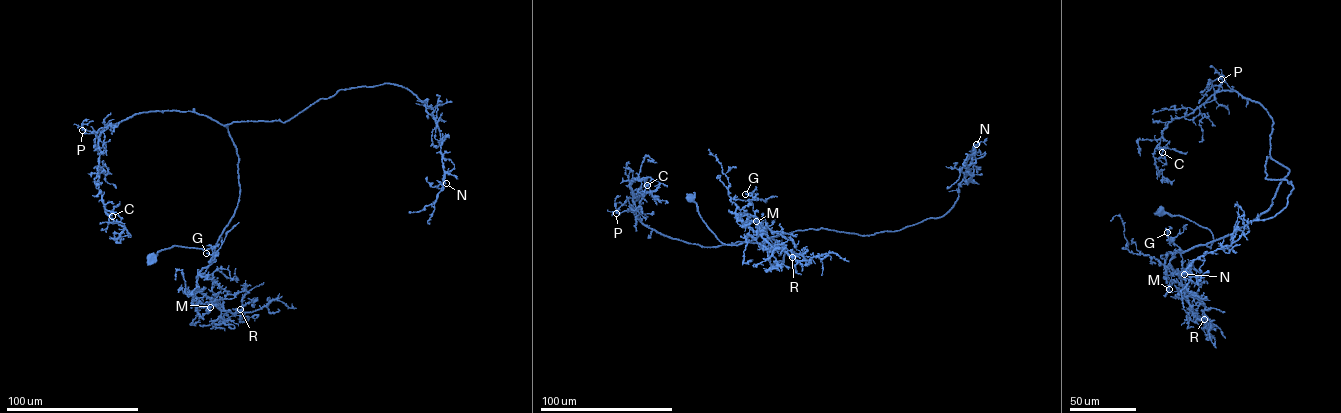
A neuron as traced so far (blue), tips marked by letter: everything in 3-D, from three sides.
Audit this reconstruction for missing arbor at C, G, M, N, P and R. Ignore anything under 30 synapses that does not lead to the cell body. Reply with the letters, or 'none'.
G, R

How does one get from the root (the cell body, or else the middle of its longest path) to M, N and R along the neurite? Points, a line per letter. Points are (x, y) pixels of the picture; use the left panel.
M: (150, 259), (158, 251), (174, 245), (203, 249), (216, 245), (215, 257), (200, 272), (192, 294), (210, 307)
N: (150, 259), (209, 248), (234, 214), (225, 125), (285, 122), (340, 90), (415, 95), (446, 183)
R: (150, 259), (174, 245), (216, 245), (215, 257), (200, 272), (196, 290), (221, 309), (240, 309)

